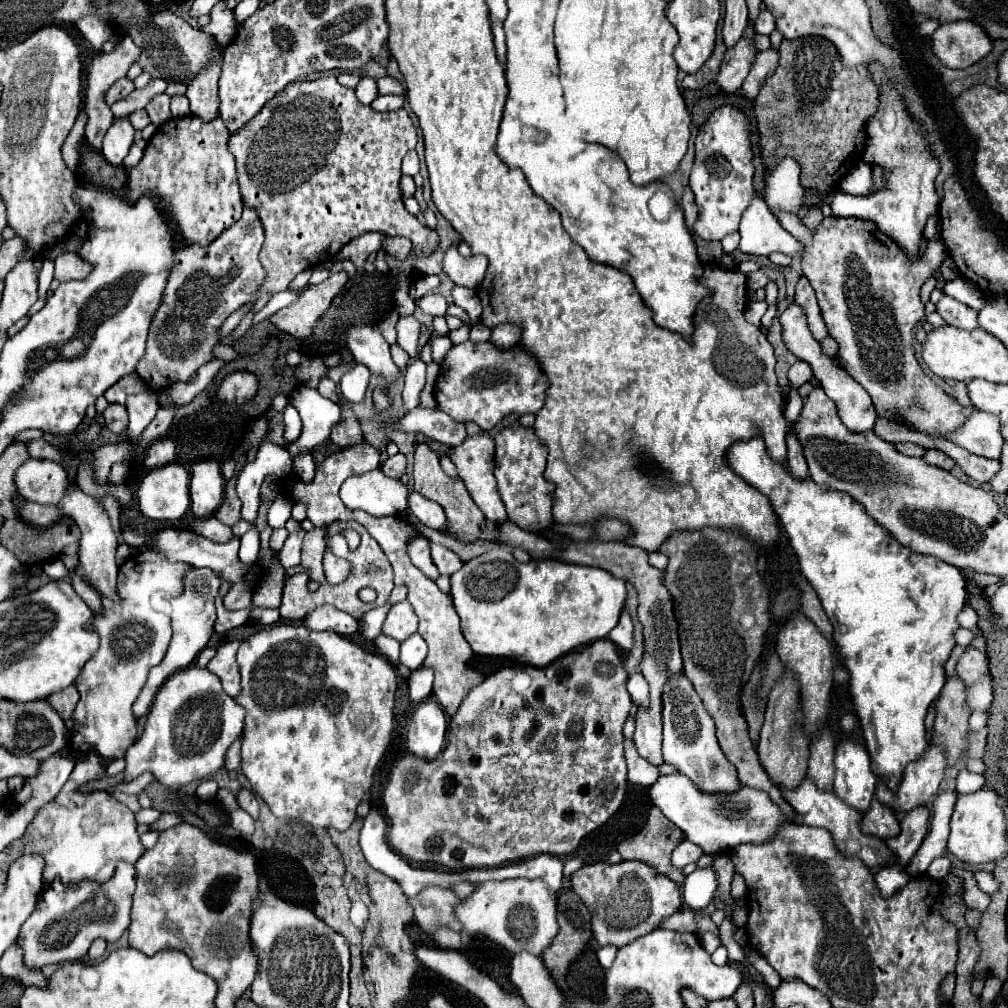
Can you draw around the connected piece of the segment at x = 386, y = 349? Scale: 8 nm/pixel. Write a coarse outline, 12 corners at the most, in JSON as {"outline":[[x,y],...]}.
{"outline":[[348,327],[356,363],[386,387],[400,379],[378,327]]}

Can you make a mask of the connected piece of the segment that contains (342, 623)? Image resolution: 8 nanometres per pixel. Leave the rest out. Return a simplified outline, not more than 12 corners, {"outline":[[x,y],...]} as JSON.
{"outline":[[324,605],[306,617],[312,631],[336,631],[348,637],[358,621]]}

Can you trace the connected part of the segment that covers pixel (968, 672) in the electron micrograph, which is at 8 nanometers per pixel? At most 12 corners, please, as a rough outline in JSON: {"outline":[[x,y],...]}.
{"outline":[[968,645],[956,665],[964,683],[982,675],[984,653]]}

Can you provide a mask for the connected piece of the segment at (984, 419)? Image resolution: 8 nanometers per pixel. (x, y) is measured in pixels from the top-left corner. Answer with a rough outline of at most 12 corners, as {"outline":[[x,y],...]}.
{"outline":[[978,409],[952,433],[918,431],[988,459],[1004,445],[1000,421]]}

